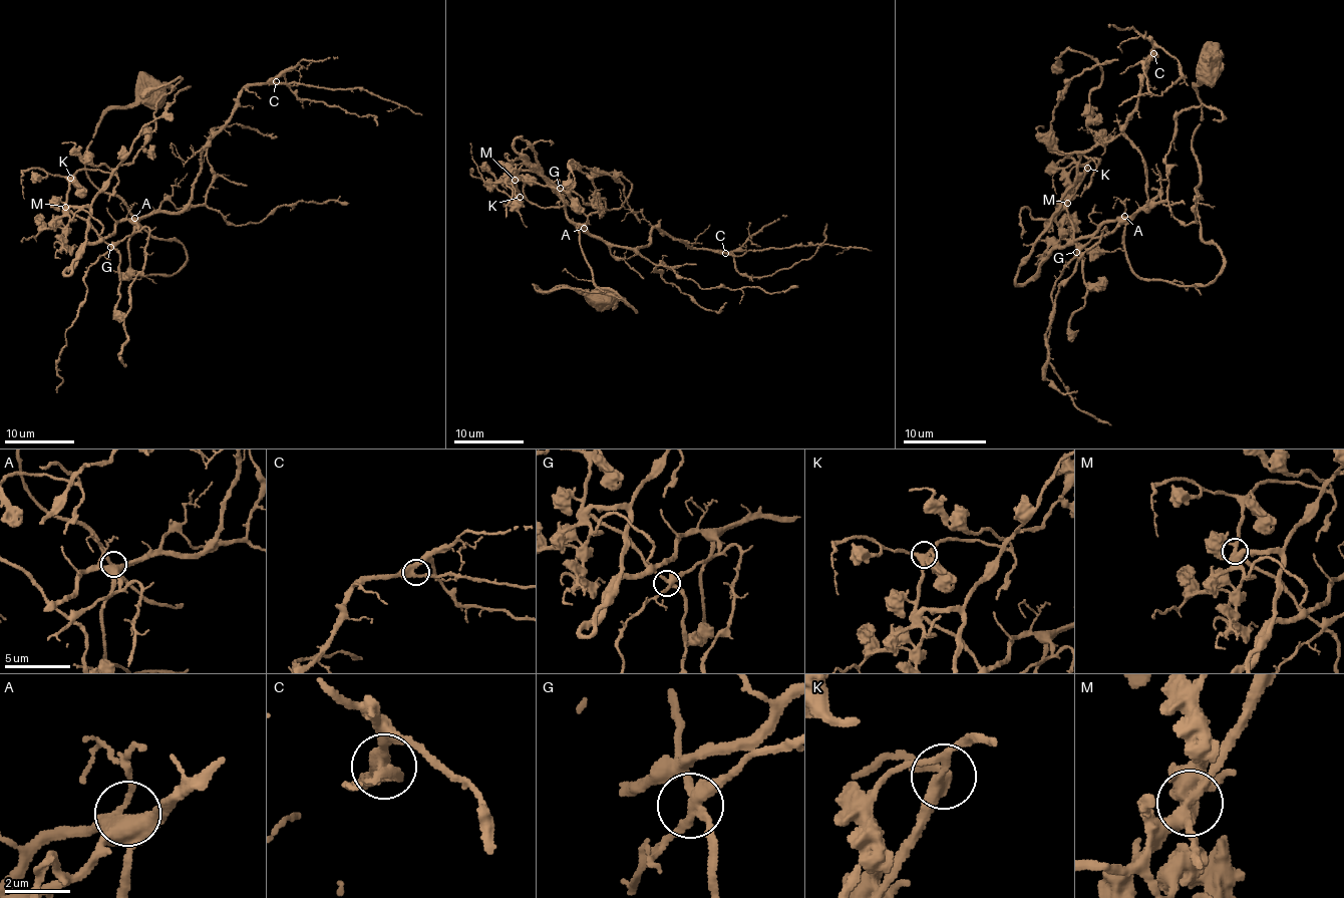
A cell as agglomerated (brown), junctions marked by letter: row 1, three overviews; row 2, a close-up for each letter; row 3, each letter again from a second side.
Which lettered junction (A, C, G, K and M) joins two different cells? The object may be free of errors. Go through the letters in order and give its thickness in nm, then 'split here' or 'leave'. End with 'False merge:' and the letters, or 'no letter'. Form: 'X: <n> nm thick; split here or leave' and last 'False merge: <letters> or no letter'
A: 460 nm thick; leave
C: 360 nm thick; leave
G: 300 nm thick; leave
K: 320 nm thick; leave
M: 340 nm thick; leave
False merge: no letter

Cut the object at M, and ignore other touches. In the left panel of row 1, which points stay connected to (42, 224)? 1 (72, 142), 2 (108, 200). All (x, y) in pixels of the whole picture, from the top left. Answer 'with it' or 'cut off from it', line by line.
1: cut off from it
2: cut off from it

